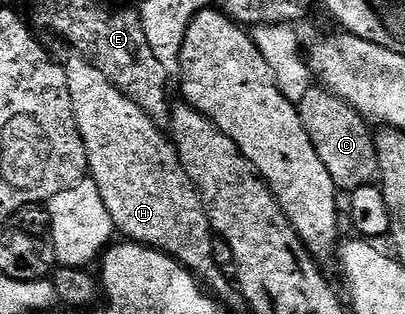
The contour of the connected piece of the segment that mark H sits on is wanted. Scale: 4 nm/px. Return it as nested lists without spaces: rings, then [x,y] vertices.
[[[88,56],[73,57],[64,62],[67,85],[73,99],[73,109],[77,112],[77,125],[85,139],[89,155],[89,173],[91,180],[97,184],[111,211],[116,232],[122,238],[140,241],[143,245],[151,245],[171,253],[178,261],[189,266],[199,274],[200,280],[214,294],[222,295],[229,289],[229,281],[221,274],[217,261],[213,258],[213,241],[215,234],[209,221],[209,210],[201,198],[197,182],[189,176],[177,146],[173,144],[170,134],[160,129],[158,122],[138,101],[106,75]]]

